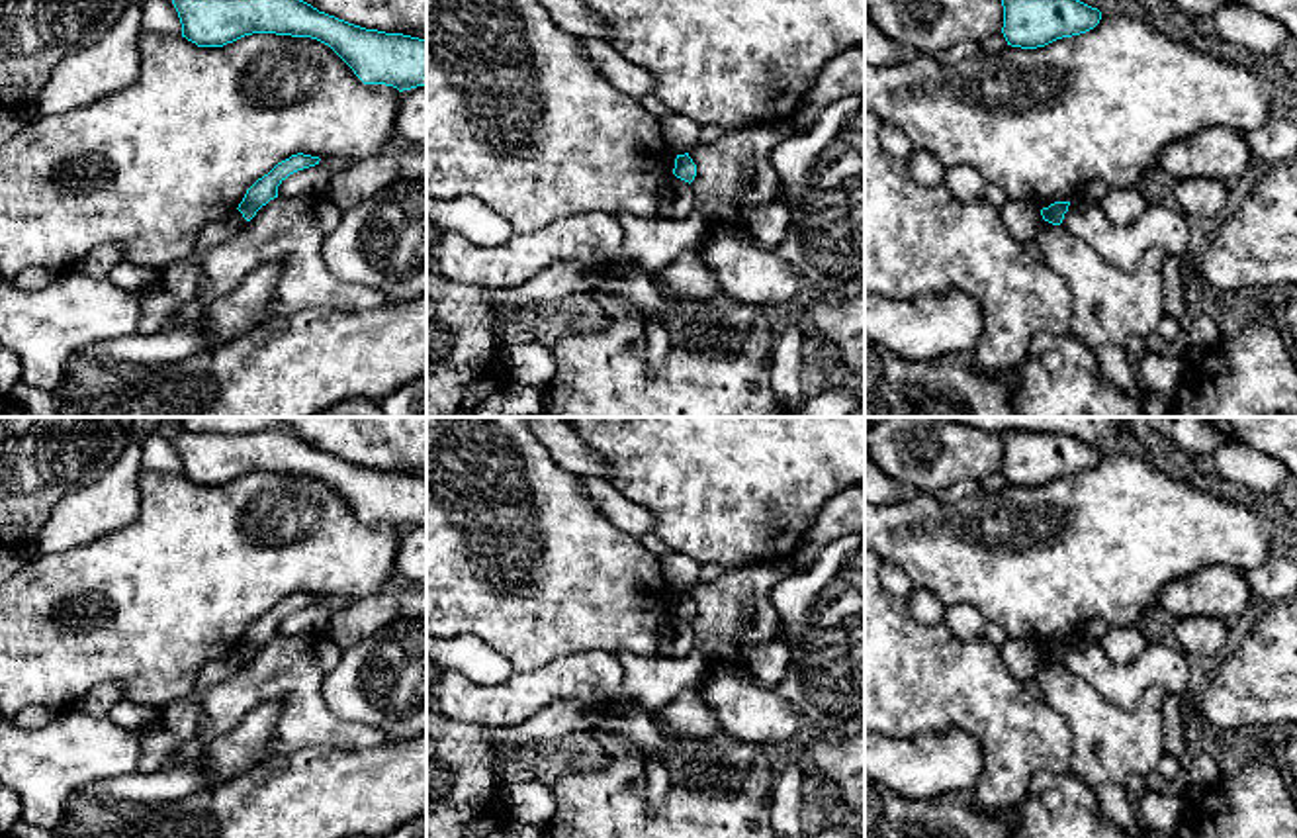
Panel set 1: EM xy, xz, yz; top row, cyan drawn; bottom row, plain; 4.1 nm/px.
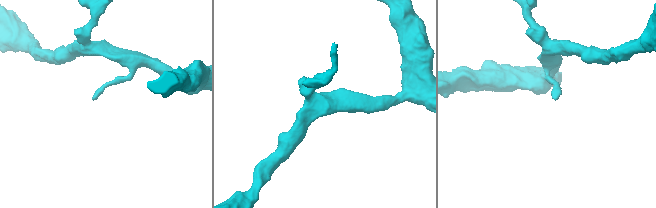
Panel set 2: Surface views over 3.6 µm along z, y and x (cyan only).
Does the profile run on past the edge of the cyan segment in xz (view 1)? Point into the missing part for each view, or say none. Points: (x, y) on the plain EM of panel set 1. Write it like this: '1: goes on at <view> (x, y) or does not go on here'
1: does not go on here

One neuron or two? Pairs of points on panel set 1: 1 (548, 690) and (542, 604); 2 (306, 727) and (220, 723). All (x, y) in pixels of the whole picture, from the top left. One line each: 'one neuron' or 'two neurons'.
1: two neurons
2: one neuron

